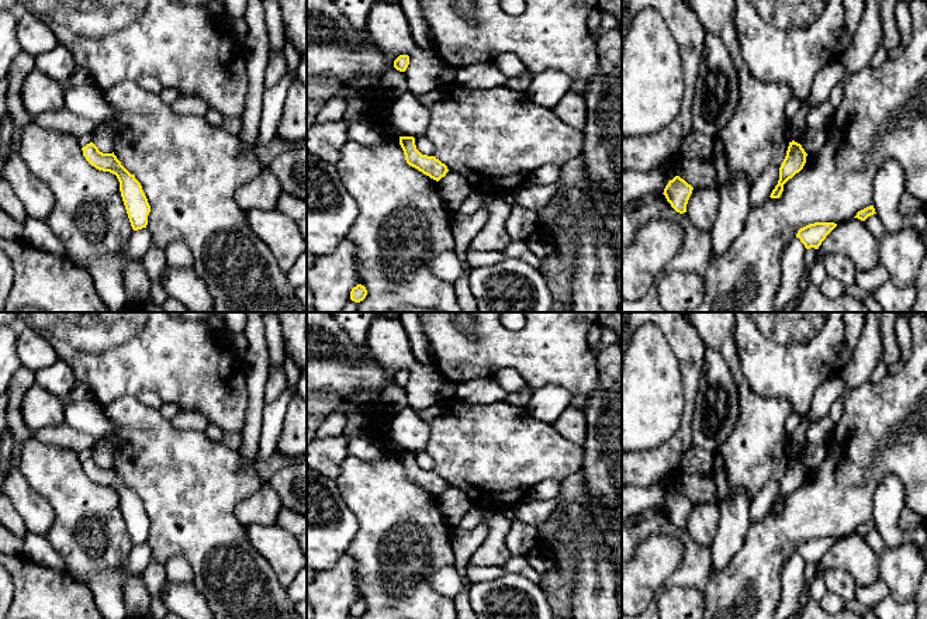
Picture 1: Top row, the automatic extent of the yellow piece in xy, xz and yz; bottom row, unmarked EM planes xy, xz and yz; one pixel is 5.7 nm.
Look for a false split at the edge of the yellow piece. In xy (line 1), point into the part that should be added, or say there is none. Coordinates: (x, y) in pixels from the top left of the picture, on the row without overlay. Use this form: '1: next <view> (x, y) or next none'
1: next none

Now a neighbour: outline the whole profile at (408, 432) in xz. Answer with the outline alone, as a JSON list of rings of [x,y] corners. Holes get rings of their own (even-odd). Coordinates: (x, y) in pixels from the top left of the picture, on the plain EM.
[[[411,407],[404,408],[391,419],[390,430],[380,436],[392,450],[425,450],[429,439],[429,425]]]

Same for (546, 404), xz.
[[[547,384],[533,390],[526,408],[533,418],[551,425],[570,407],[571,398],[564,387]]]

